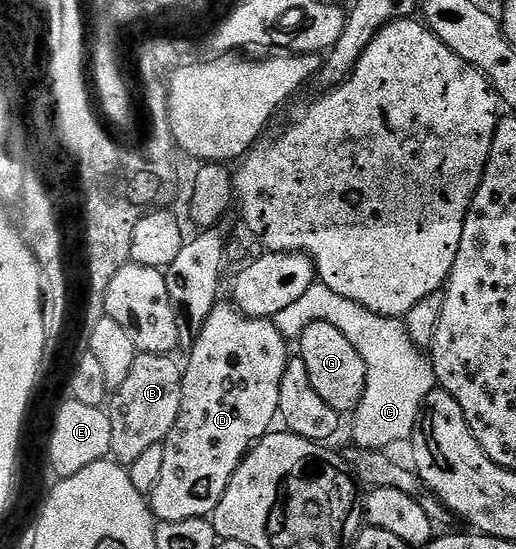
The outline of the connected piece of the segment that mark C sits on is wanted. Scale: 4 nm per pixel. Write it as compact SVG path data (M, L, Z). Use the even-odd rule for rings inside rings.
M315 284L272 321L287 340L297 340L313 322L332 324L360 352L366 369L366 387L360 404L352 412L354 423L350 426L357 449L385 451L390 448L386 446L394 446L405 438L407 441L413 435L424 400L436 389L436 379L433 361L409 338L403 319L368 312L368 308L344 300L332 288Z

